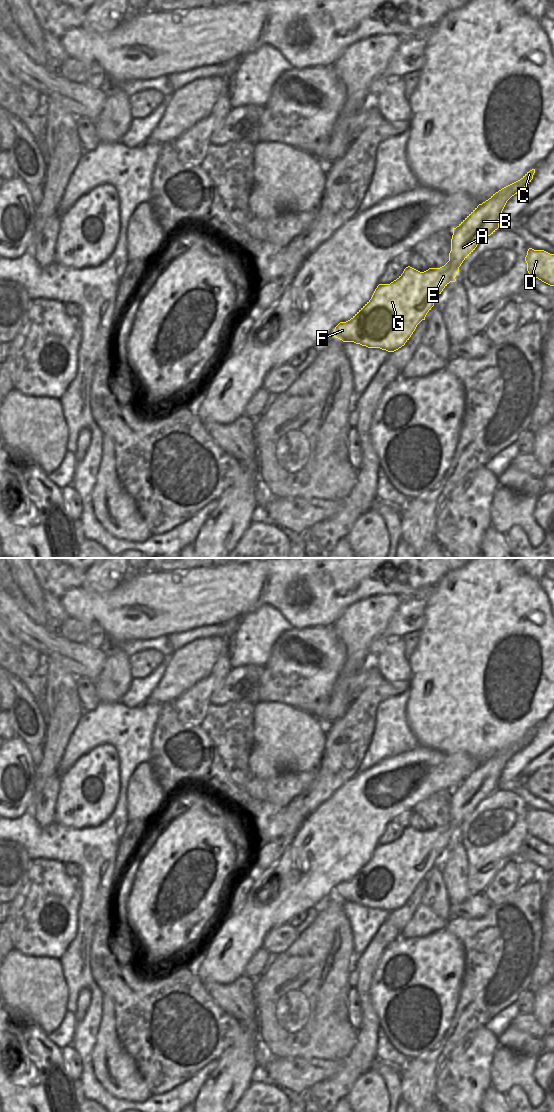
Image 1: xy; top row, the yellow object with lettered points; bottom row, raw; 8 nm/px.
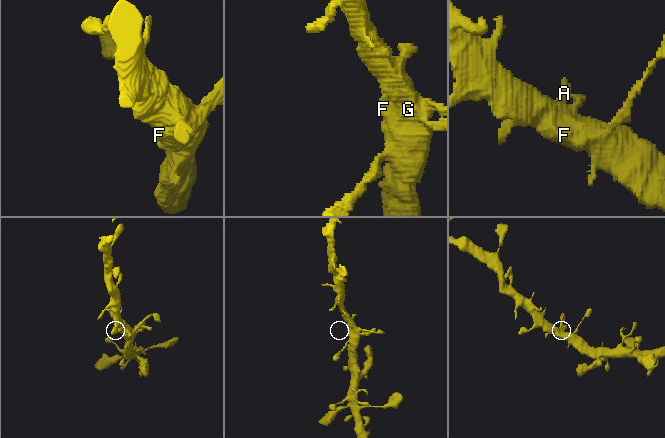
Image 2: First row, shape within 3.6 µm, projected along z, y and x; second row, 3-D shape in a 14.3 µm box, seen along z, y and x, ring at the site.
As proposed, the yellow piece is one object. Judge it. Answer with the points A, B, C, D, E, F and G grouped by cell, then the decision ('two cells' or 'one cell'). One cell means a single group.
A B C D E F G; one cell

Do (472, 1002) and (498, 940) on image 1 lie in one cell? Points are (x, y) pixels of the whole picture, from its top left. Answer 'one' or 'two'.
one

